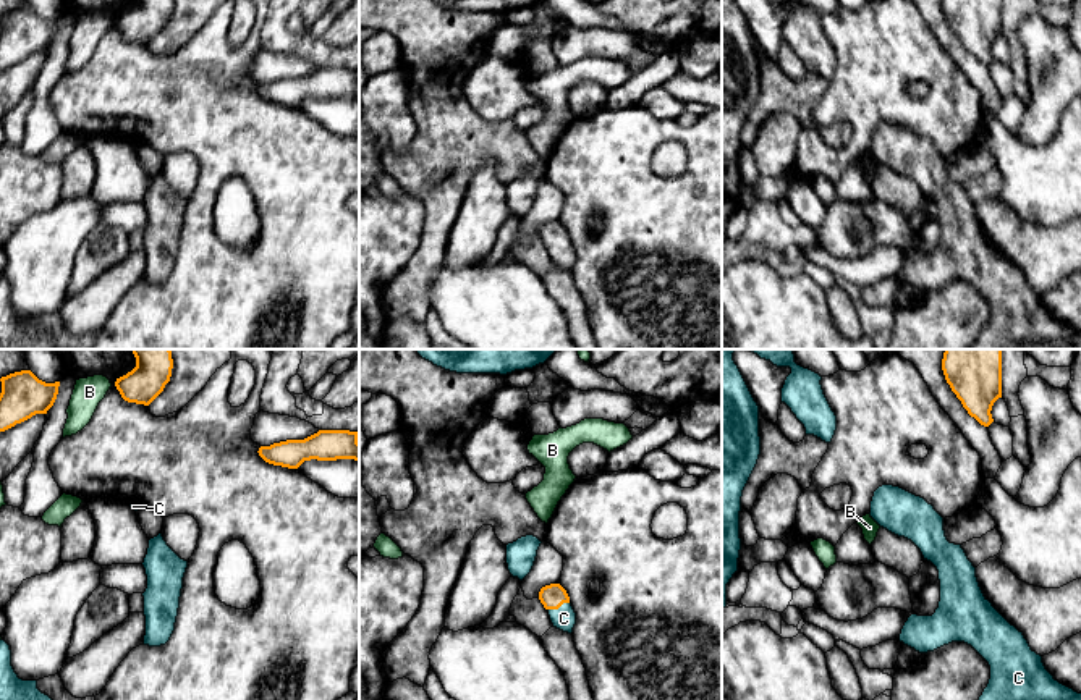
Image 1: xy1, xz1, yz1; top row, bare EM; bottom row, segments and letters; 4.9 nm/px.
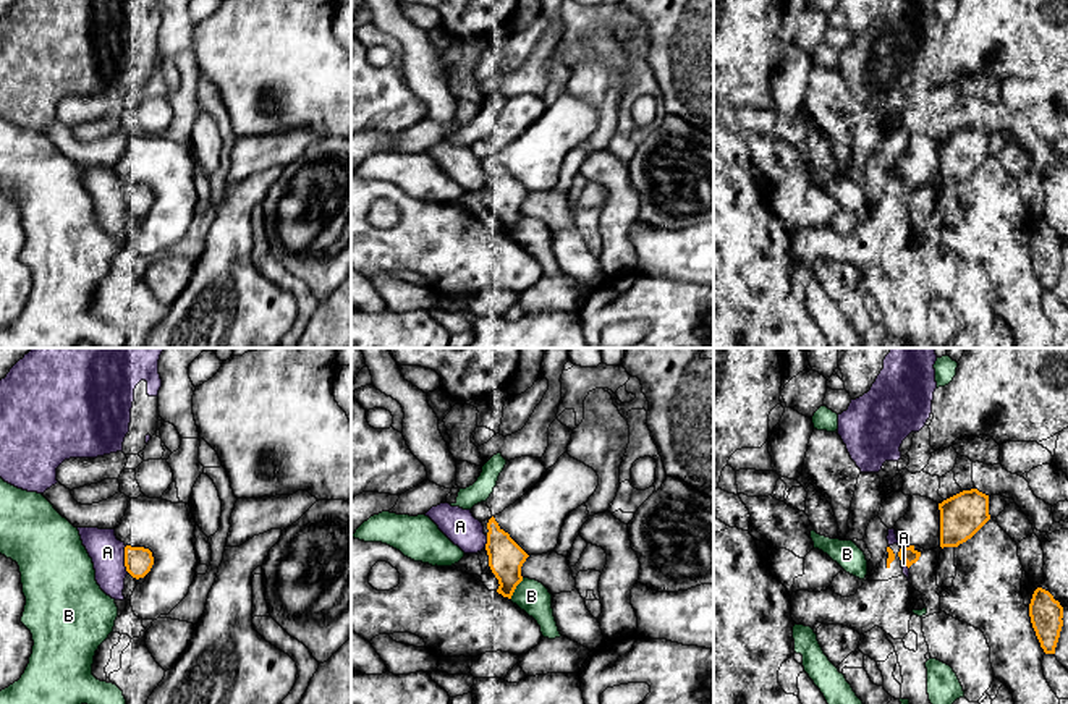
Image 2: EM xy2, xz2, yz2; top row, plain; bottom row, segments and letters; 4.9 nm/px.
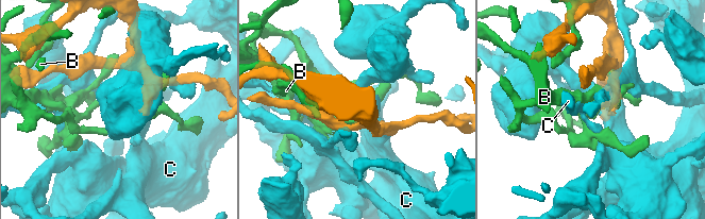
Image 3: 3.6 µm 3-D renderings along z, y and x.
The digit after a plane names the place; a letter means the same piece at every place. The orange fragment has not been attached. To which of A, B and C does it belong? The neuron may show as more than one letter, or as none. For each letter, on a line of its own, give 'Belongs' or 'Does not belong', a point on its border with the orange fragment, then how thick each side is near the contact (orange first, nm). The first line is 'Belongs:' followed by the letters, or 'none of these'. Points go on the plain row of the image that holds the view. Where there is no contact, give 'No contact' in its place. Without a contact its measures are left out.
Belongs: C
A: Does not belong. Touches orange at xy2 (125, 196). Thickness 140 nm (orange) against 170 nm
B: Does not belong. Touches orange at xz2 (515, 225). Thickness 180 nm (orange) against 160 nm
C: Belongs. Touches orange at xz1 (557, 246). Thickness 120 nm (orange) against 120 nm

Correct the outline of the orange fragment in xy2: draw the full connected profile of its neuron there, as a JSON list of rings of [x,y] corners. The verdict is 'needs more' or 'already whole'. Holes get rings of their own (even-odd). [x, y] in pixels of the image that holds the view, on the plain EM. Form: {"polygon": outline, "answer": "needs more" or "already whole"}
{"polygon": [[[131,183],[125,184],[125,204],[133,215],[144,215],[150,209],[152,202],[154,194],[149,186]]], "answer": "already whole"}

